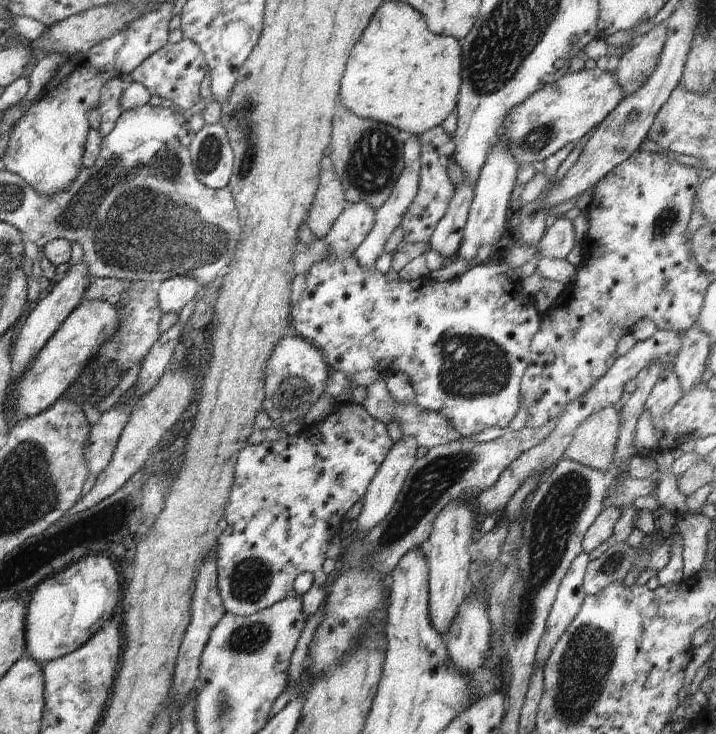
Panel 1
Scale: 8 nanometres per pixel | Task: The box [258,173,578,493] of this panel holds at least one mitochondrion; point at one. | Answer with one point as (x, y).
(471, 367)

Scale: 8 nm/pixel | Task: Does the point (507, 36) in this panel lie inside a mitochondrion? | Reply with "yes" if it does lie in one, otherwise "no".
yes

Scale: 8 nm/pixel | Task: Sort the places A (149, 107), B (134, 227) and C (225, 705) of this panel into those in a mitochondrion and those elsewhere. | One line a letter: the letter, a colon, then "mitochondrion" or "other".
A: other
B: mitochondrion
C: mitochondrion

